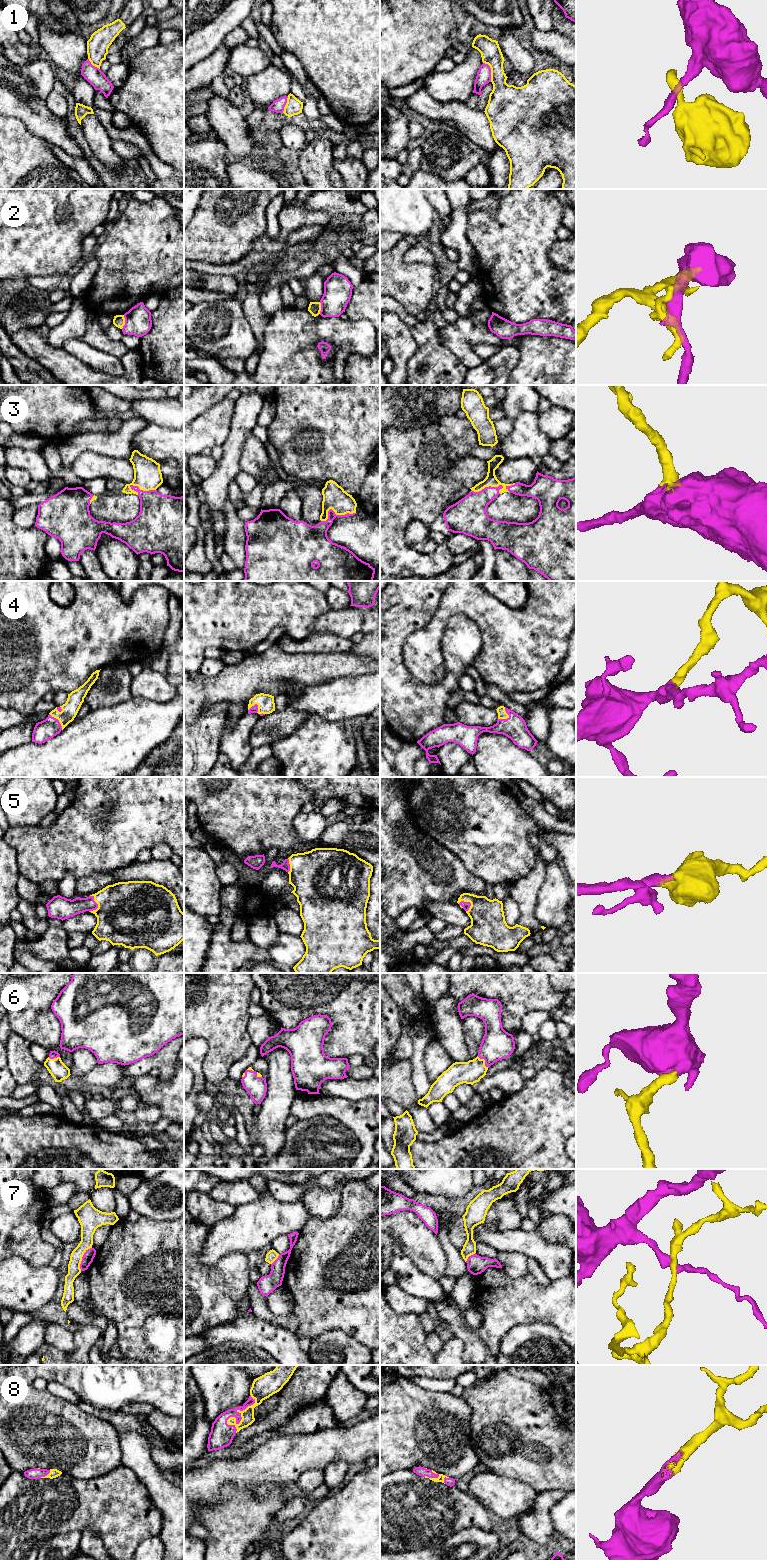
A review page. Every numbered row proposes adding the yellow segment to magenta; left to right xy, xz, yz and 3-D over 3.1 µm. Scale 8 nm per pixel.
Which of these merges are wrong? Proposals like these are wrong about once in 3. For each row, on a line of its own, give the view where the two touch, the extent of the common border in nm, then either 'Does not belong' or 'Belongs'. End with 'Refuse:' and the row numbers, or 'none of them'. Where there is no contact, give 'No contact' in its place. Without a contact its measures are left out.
1: Touches magenta in yz. Shared border 170 nm. Does not belong
2: Touches magenta in xy. Shared border 110 nm. Does not belong
3: Touches magenta in xz. Shared border 280 nm. Belongs
4: Touches magenta in yz. Shared border 120 nm. Belongs
5: Touches magenta in yz. Shared border 110 nm. Belongs
6: Touches magenta in yz. Shared border 130 nm. Belongs
7: Touches magenta in xy. Shared border 220 nm. Does not belong
8: Touches magenta in xz. Shared border 340 nm. Belongs
Refuse: 1, 2, 7

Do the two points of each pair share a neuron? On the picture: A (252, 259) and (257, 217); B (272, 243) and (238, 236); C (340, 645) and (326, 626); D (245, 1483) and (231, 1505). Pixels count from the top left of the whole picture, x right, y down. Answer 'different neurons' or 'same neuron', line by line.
A: different neurons
B: different neurons
C: different neurons
D: different neurons

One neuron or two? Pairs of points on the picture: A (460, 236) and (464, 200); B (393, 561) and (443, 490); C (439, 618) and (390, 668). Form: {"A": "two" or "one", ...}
{"A": "one", "B": "one", "C": "two"}

